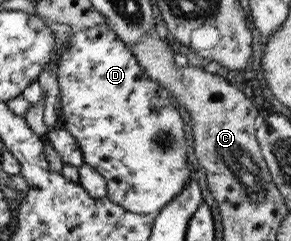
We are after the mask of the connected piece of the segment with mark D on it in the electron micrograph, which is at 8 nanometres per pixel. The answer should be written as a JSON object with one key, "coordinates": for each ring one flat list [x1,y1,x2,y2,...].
{"coordinates":[[106,24,99,26,91,26,91,28,83,28,74,31,69,38,69,48,67,52,60,56,58,60,57,70,55,70,57,85,59,86,60,109,61,115,58,120,58,126,65,129,76,141,77,148,81,150,81,158,83,164,94,168,106,182,106,197,127,212,143,215,156,215,161,208,165,206,174,196,183,188,186,180,193,175,193,171,186,161,185,156,185,138,183,137,183,121,177,113,177,104,158,82,151,80,144,75,141,66,137,64,136,58,132,55,131,50,126,47,114,34]]}

